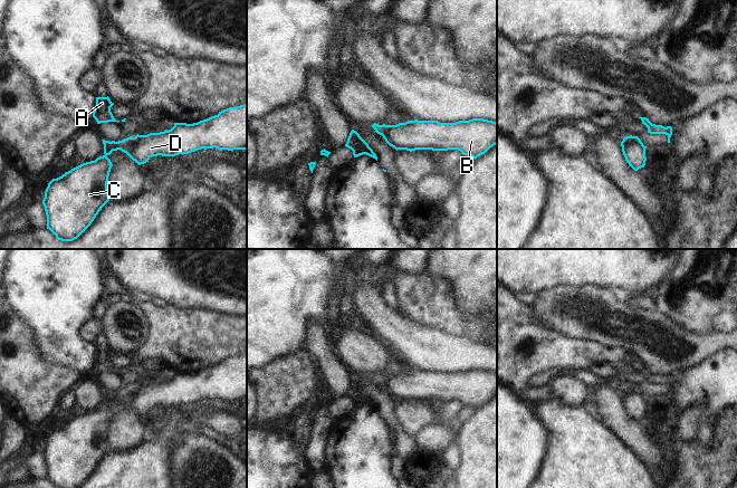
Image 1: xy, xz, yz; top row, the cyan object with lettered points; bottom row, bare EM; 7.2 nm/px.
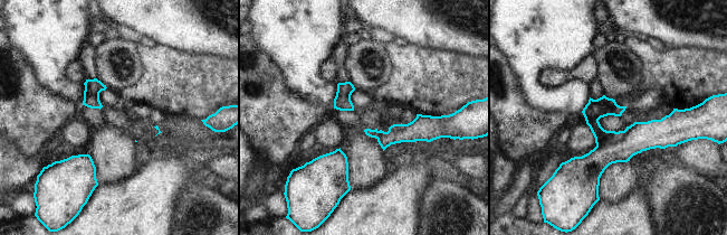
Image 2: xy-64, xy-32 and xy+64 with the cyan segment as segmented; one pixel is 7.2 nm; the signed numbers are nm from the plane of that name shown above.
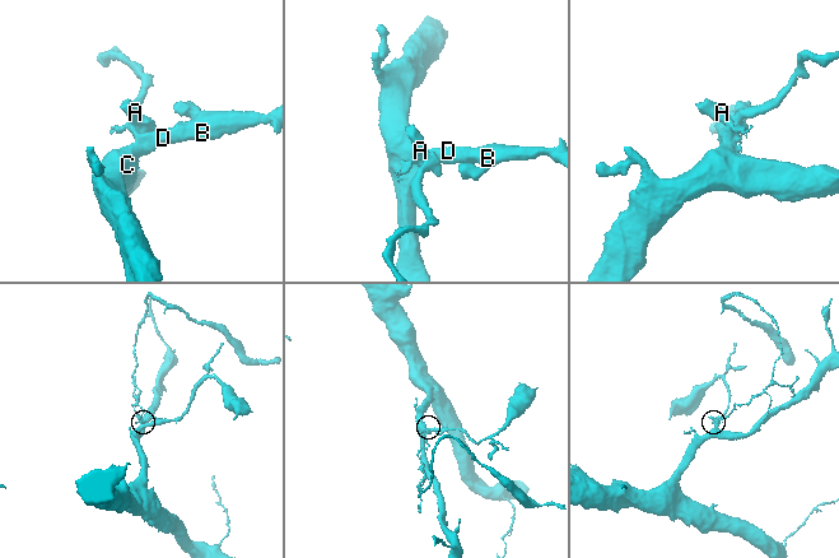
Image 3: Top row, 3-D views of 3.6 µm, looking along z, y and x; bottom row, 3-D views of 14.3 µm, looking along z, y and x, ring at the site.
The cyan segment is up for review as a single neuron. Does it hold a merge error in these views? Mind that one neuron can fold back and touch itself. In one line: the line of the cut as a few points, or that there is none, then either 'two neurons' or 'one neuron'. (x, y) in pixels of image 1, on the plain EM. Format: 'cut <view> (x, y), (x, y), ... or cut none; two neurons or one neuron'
cut xy (135, 388), (135, 394), (127, 404); two neurons

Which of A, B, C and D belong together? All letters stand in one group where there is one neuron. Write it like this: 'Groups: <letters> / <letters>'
Groups: A / B C D.

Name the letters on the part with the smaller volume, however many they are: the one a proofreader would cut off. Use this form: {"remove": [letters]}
{"remove": ["A"]}

